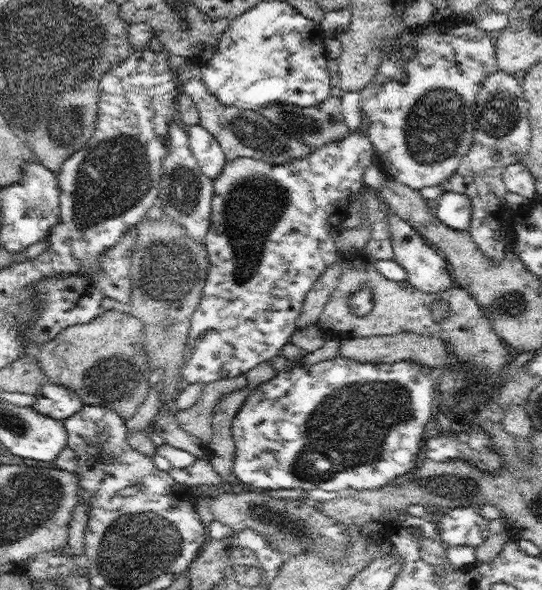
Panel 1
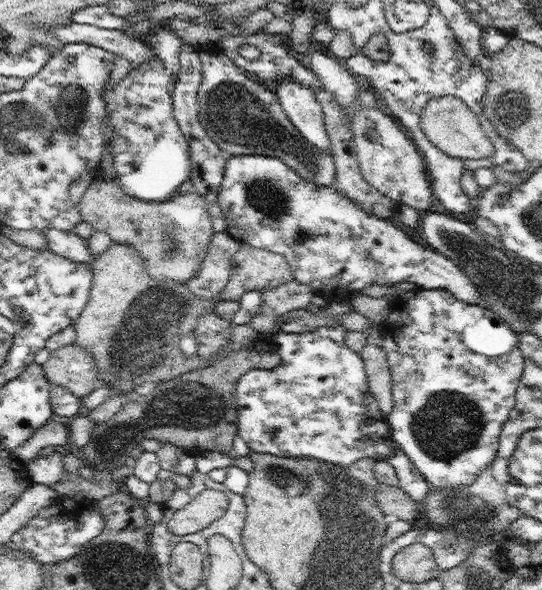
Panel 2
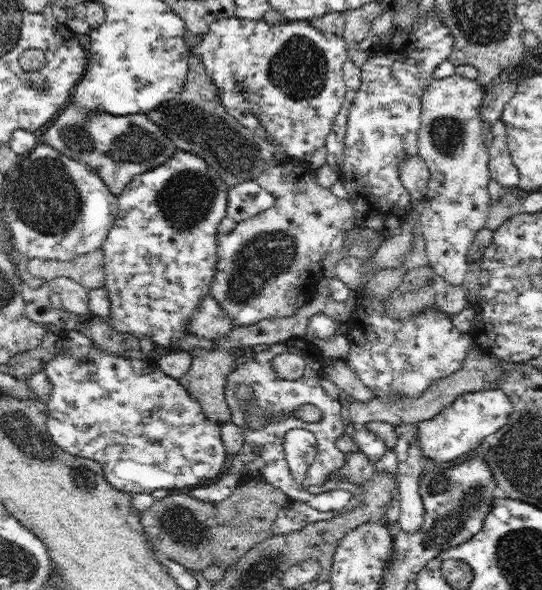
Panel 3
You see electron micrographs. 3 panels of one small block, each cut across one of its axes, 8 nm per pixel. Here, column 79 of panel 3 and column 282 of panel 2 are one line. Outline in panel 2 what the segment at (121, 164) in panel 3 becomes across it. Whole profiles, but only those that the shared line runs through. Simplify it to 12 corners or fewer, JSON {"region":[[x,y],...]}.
{"region":[[202,44],[199,122],[227,156],[333,185],[270,87]]}

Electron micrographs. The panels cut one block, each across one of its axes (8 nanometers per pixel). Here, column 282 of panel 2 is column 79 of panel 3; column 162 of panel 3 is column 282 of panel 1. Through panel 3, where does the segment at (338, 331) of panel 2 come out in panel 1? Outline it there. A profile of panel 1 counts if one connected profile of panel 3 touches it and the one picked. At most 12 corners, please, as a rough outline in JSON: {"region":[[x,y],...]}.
{"region":[[335,356],[252,390],[233,473],[376,490],[419,463],[432,368]]}

